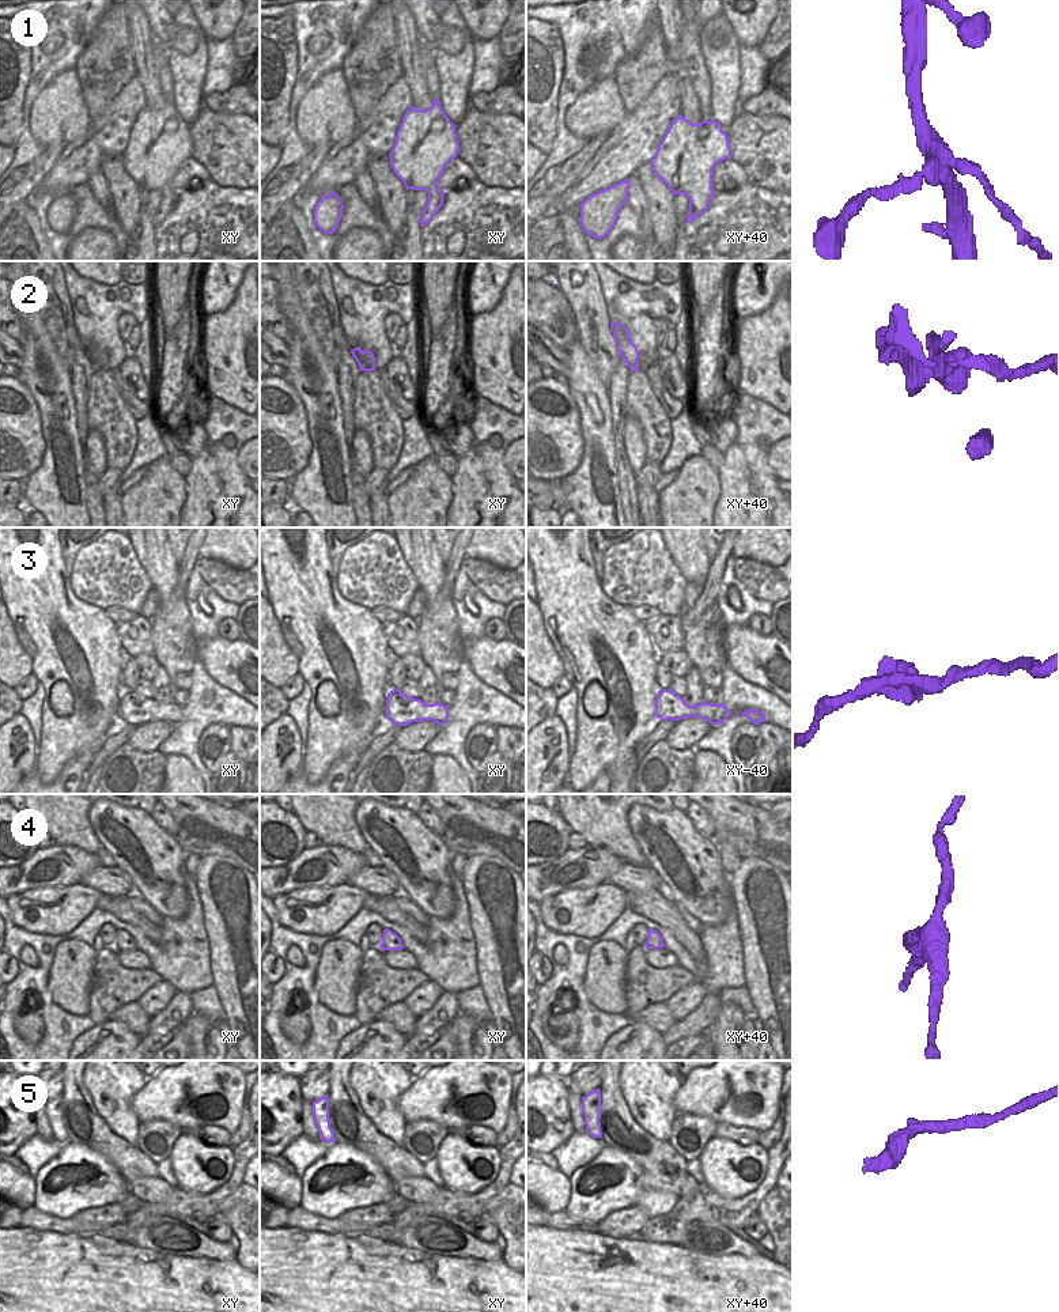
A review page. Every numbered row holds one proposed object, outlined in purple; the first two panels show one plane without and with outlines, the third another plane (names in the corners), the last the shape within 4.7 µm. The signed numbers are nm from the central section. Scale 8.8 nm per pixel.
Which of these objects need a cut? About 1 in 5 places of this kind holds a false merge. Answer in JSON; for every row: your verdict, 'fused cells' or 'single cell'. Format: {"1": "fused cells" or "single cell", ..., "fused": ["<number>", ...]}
{"1": "single cell", "2": "fused cells", "3": "single cell", "4": "single cell", "5": "single cell", "fused": ["2"]}

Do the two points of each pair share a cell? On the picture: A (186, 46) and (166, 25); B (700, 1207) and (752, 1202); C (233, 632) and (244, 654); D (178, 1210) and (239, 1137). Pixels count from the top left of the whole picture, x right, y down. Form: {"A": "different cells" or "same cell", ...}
{"A": "same cell", "B": "same cell", "C": "different cells", "D": "different cells"}

